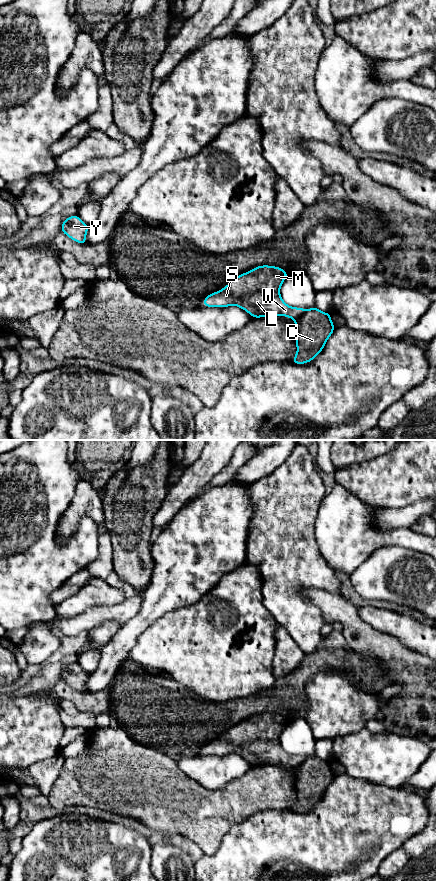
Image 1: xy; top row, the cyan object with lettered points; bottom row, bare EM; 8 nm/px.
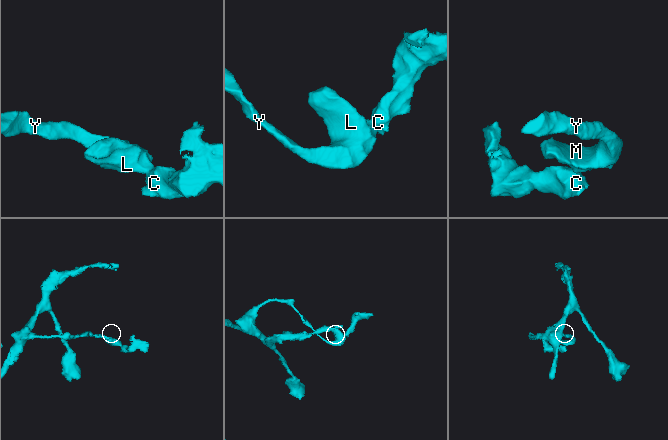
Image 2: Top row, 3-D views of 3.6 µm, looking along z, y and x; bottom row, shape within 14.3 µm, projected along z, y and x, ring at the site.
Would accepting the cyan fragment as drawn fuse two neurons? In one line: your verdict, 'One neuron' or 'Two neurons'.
Two neurons

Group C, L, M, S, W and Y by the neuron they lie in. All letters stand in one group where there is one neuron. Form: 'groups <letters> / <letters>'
groups C / L M S W Y

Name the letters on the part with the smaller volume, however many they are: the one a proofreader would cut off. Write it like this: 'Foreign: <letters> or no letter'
Foreign: C

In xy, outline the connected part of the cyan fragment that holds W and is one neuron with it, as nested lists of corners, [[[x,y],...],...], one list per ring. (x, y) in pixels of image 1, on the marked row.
[[[257,266],[233,278],[218,292],[206,296],[203,306],[238,306],[252,318],[282,315],[296,321],[306,309],[288,306],[281,298],[280,288],[288,274],[277,266]]]

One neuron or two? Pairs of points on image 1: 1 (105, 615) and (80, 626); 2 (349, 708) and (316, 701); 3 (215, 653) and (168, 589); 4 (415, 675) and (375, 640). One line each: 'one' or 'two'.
1: one
2: one
3: two
4: one

